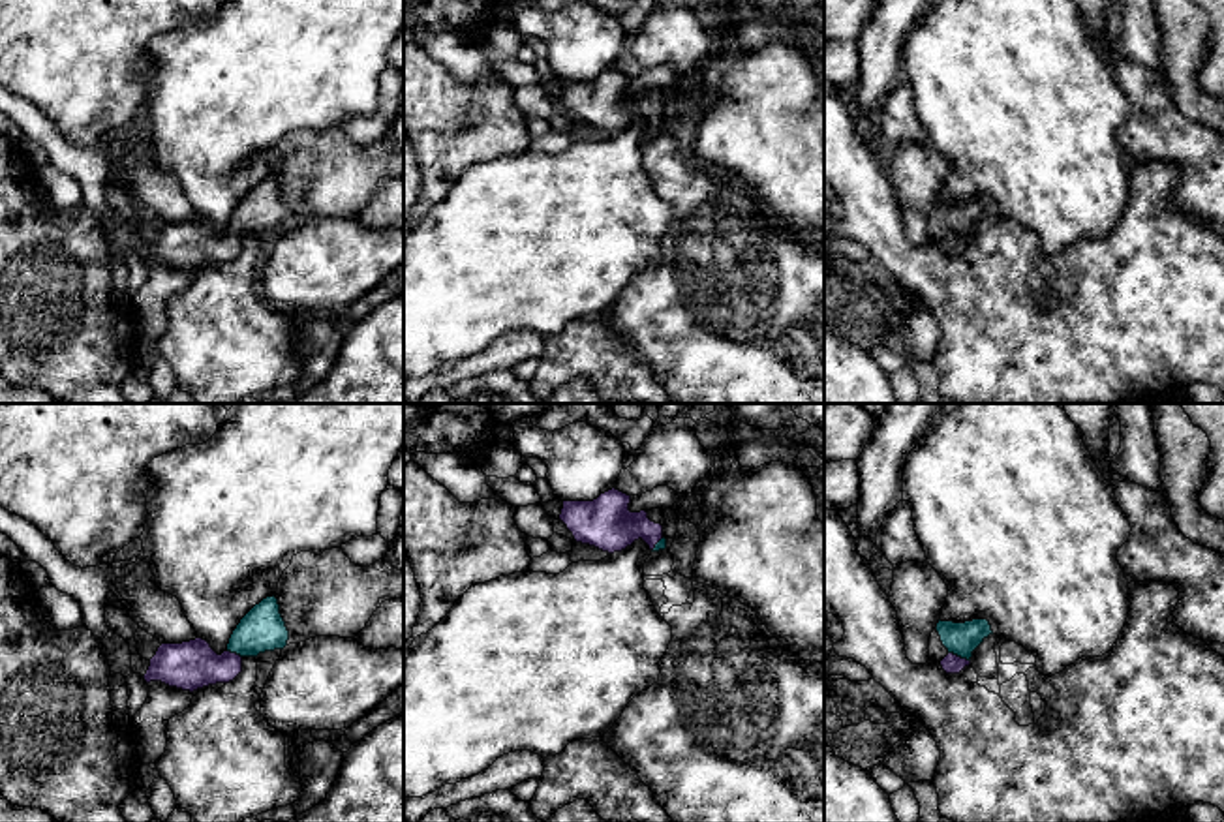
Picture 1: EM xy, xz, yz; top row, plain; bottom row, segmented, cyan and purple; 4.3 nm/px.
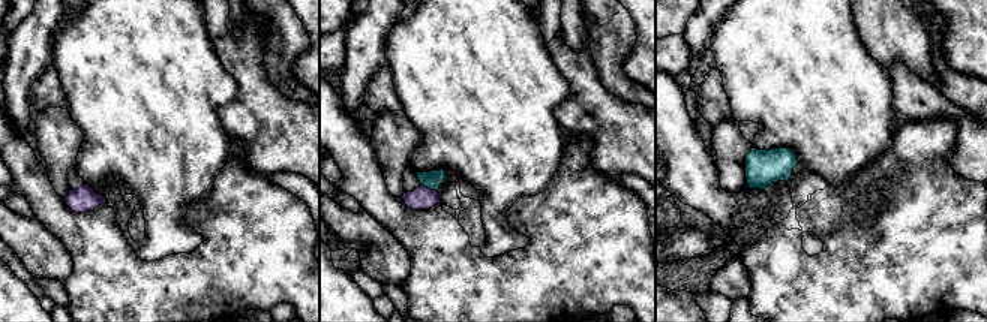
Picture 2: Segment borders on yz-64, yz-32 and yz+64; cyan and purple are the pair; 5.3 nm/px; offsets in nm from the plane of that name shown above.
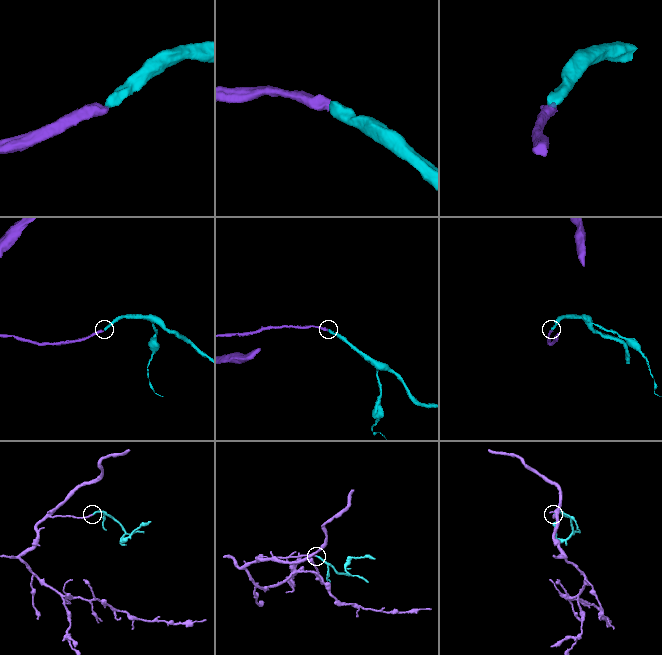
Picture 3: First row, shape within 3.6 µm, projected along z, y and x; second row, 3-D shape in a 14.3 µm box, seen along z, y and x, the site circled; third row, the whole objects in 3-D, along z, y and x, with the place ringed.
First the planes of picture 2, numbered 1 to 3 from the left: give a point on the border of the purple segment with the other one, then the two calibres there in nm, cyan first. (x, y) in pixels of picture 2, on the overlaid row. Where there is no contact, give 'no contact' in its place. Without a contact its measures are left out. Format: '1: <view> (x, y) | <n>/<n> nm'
1: no contact
2: yz-32 (429, 187) | 90/120 nm
3: no contact

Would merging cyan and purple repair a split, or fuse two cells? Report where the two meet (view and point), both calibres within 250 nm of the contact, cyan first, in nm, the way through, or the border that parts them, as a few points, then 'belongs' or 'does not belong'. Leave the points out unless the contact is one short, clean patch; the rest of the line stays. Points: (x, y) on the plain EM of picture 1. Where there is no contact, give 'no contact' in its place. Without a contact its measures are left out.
contact yz (960, 235); calibres 140 and 80 nm; way yz (962, 218), (960, 235), (950, 243); belongs

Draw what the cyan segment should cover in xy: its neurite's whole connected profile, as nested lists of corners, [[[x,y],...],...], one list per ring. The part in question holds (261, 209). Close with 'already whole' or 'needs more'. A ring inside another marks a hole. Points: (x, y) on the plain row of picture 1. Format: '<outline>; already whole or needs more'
[[[272,175],[240,199],[222,235],[203,218],[161,223],[143,257],[146,263],[161,261],[193,272],[208,265],[233,261],[242,251],[244,236],[283,229],[287,220],[289,210],[280,193],[278,178]]]; needs more

